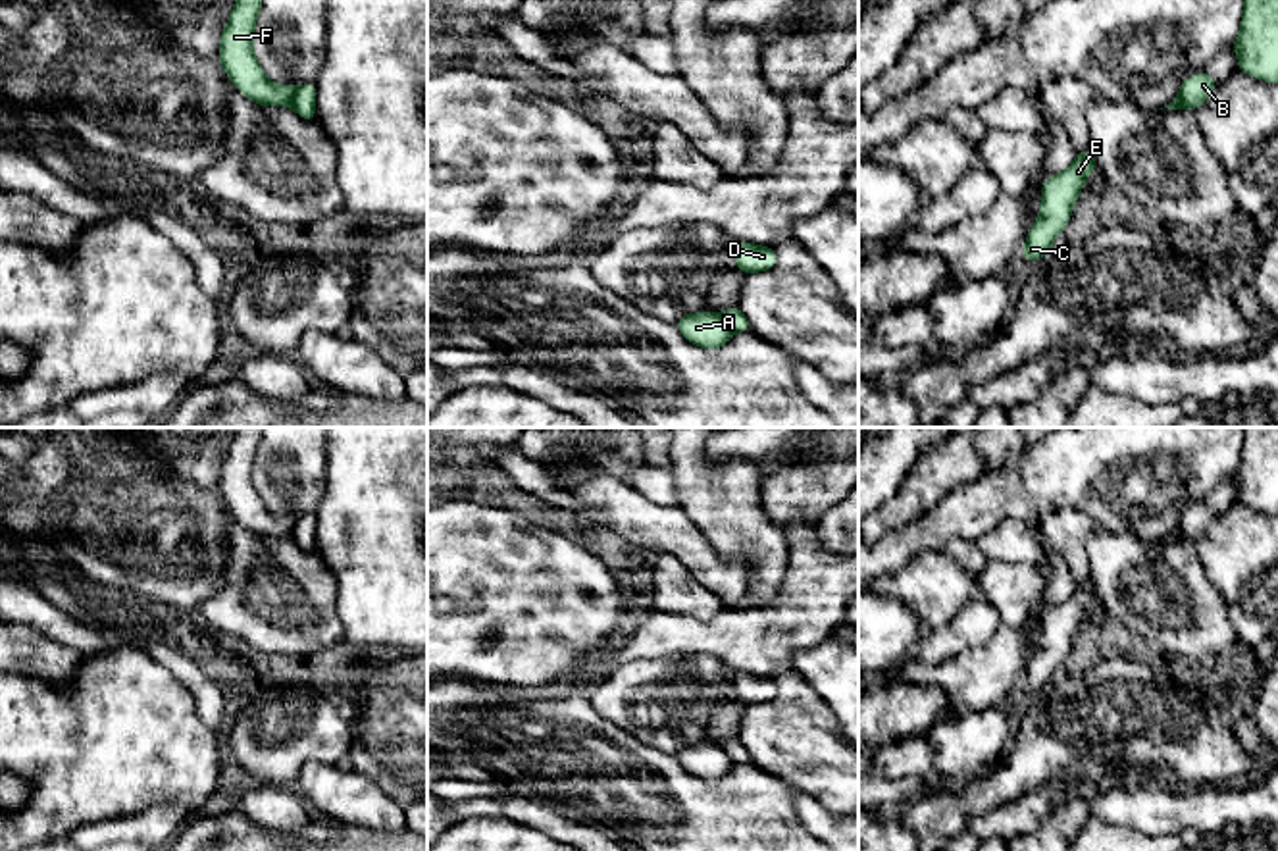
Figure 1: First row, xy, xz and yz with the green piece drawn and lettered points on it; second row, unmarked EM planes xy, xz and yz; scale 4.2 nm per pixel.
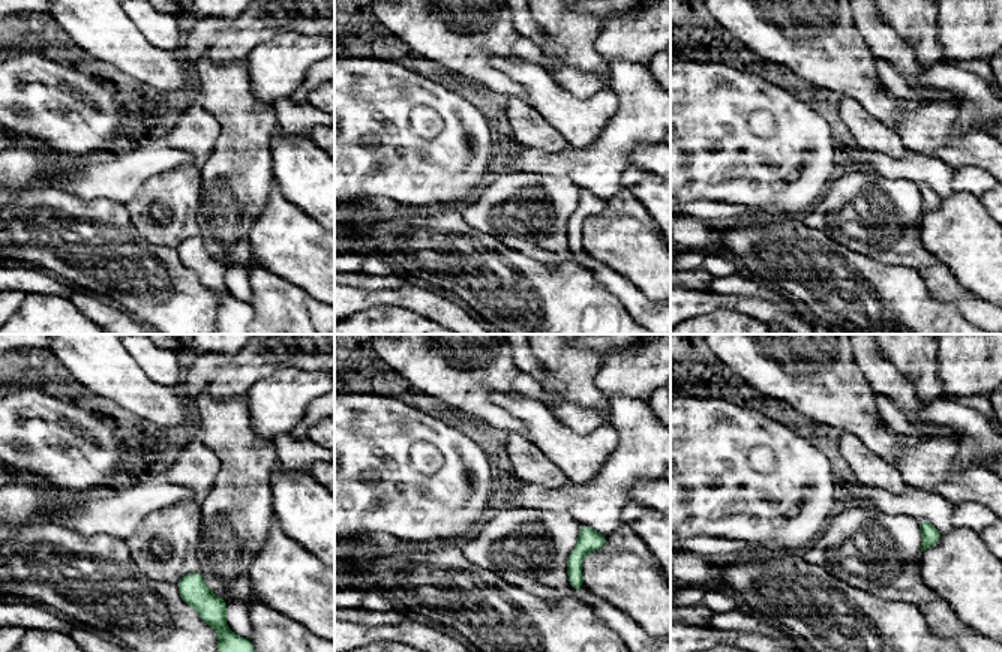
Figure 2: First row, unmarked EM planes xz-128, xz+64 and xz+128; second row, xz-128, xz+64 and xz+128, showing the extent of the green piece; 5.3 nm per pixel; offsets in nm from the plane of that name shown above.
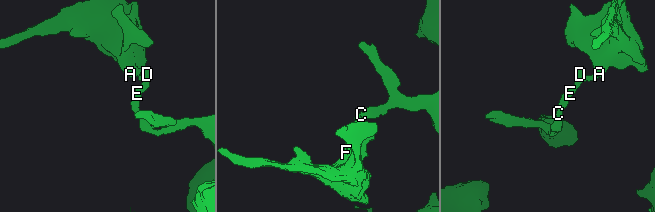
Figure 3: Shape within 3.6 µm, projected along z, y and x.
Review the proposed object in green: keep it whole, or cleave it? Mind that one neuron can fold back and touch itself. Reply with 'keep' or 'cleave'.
cleave

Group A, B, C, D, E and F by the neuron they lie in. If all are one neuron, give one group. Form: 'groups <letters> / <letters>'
groups A B F / C D E

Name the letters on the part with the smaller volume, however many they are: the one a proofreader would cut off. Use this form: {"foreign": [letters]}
{"foreign": ["A", "B", "F"]}

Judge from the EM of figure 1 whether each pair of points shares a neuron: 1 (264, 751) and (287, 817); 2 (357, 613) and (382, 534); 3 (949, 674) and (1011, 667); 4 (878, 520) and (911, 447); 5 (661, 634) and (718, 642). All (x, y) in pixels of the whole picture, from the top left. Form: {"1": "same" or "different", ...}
{"1": "different", "2": "same", "3": "same", "4": "different", "5": "same"}

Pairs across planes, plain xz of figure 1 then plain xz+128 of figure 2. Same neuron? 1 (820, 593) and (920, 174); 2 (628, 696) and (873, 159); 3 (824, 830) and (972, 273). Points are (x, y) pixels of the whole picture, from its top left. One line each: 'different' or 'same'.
1: same
2: different
3: different

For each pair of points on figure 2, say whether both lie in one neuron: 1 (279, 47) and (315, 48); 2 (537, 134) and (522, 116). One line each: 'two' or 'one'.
1: one
2: one

